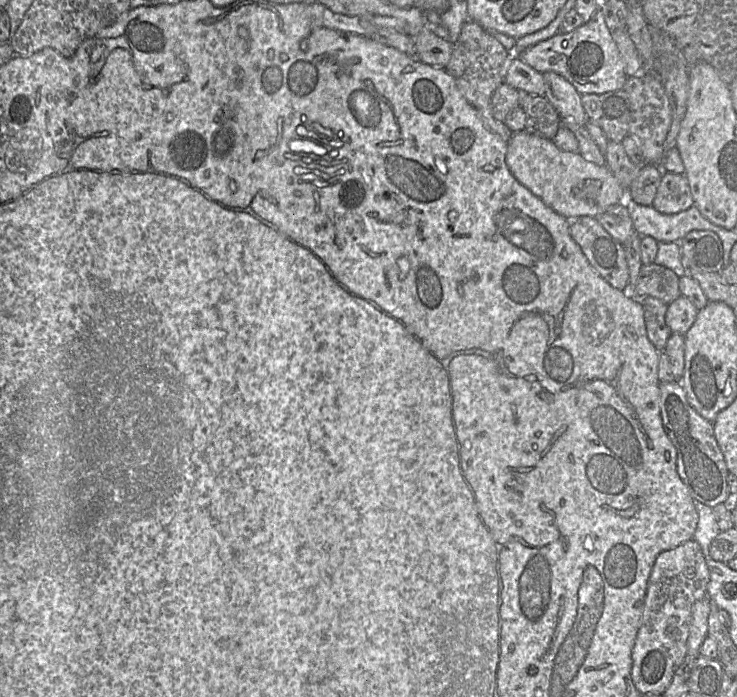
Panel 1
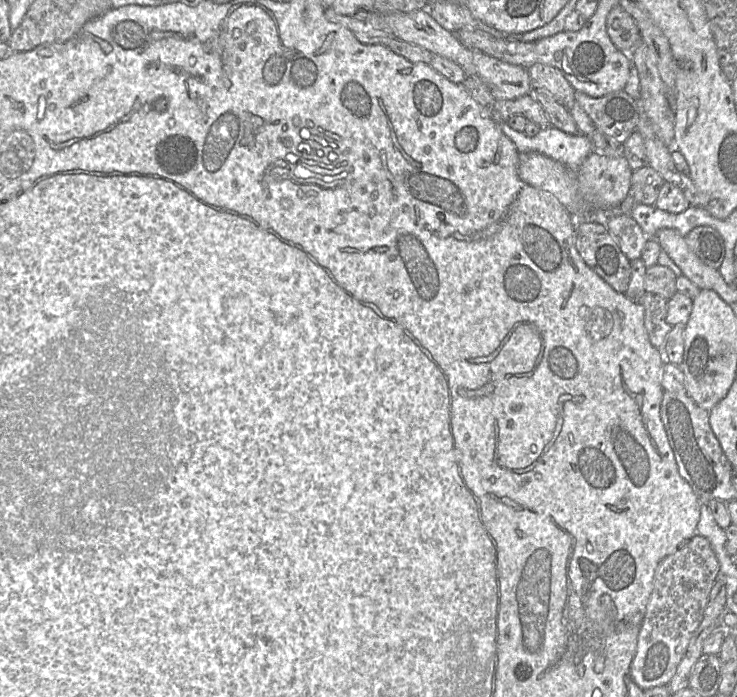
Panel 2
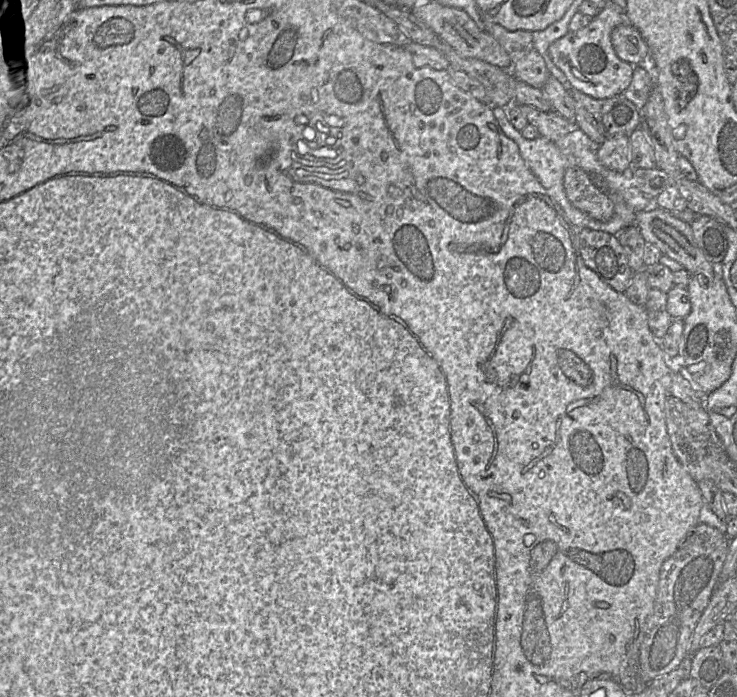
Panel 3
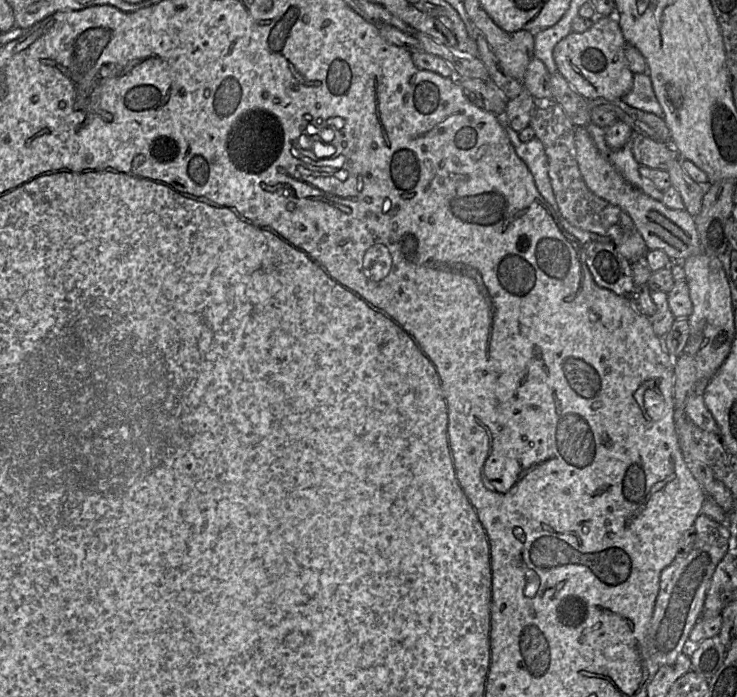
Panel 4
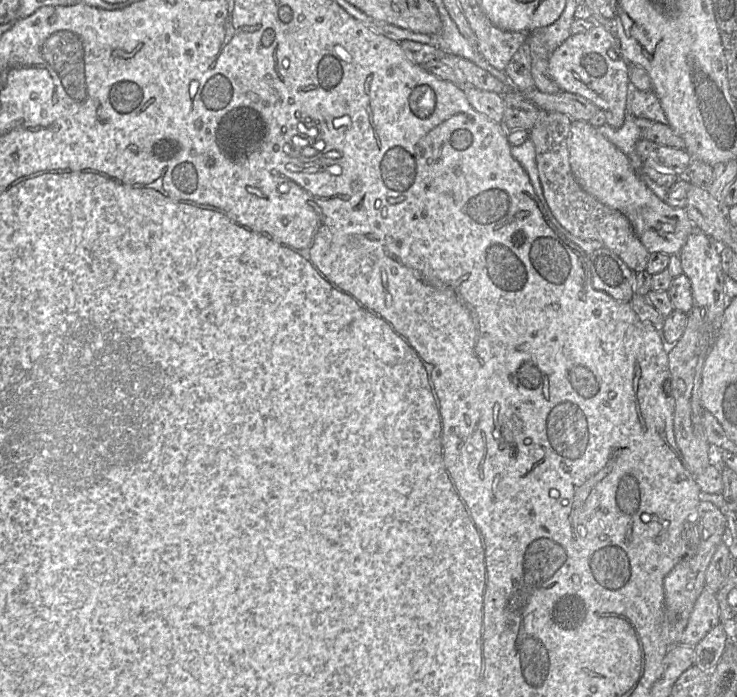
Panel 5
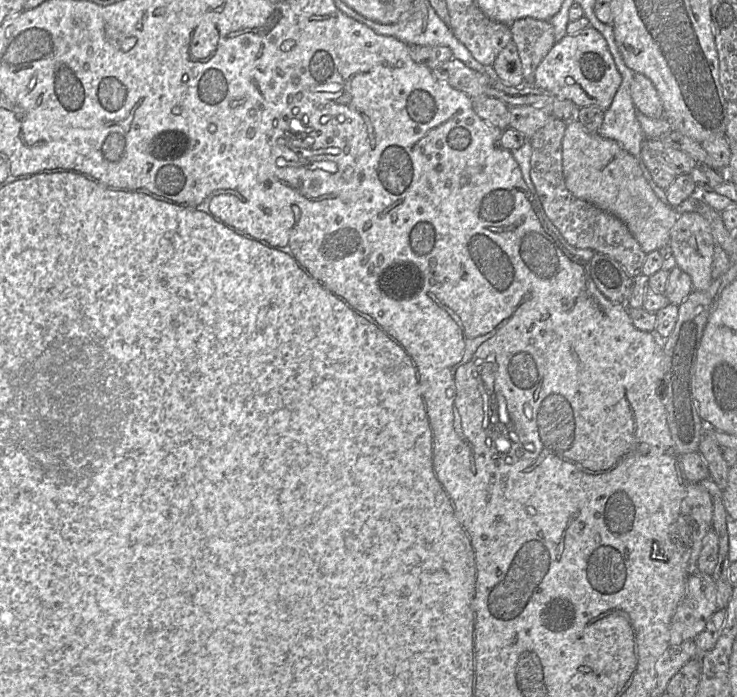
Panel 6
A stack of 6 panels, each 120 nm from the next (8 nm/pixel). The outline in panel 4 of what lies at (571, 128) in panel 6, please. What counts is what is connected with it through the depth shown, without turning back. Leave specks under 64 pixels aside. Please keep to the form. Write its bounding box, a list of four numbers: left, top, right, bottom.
[574,127,702,264]

